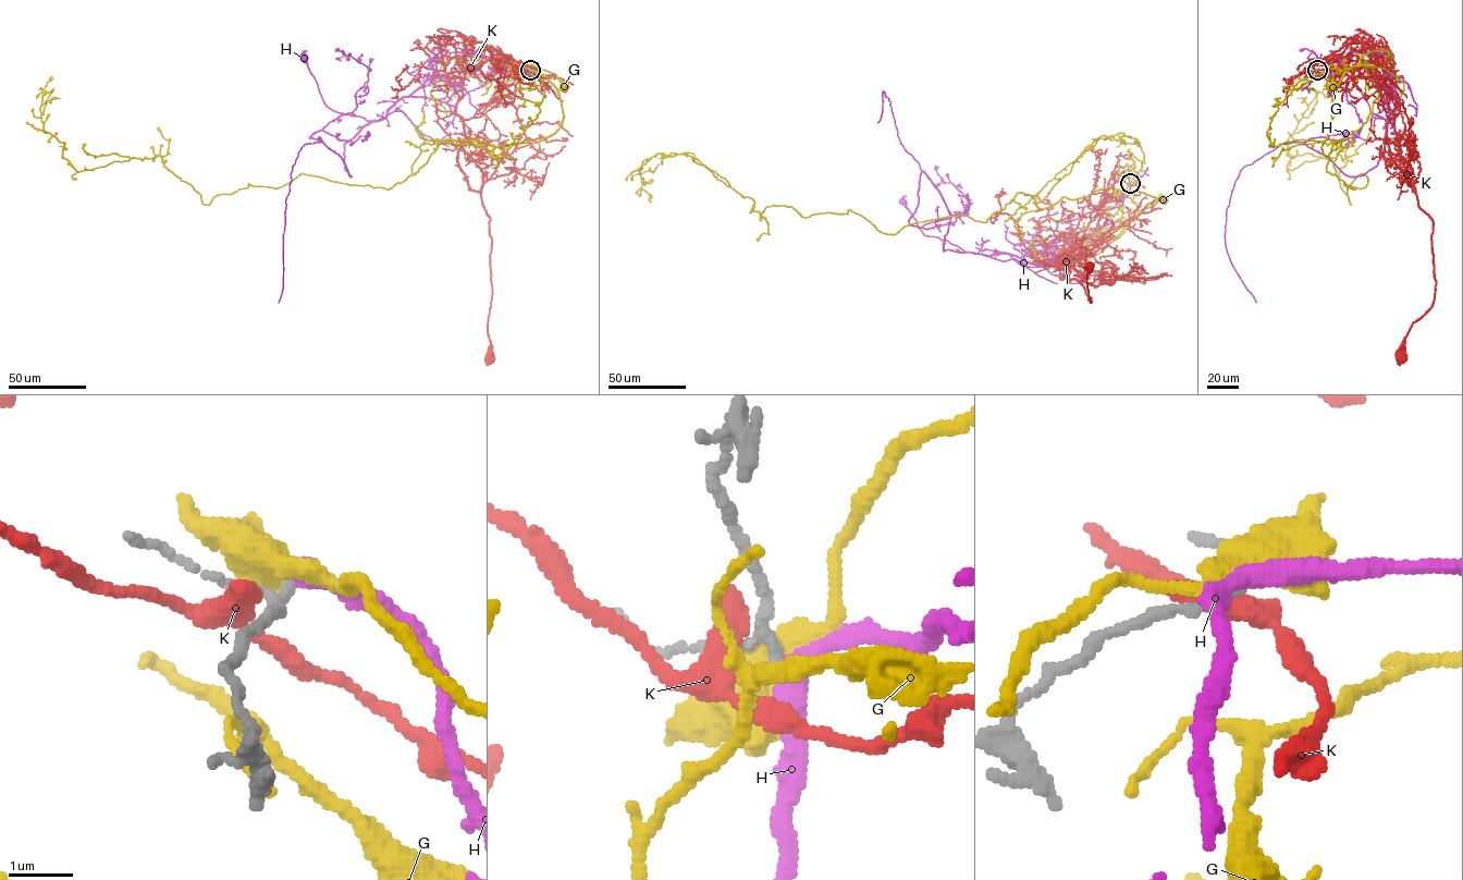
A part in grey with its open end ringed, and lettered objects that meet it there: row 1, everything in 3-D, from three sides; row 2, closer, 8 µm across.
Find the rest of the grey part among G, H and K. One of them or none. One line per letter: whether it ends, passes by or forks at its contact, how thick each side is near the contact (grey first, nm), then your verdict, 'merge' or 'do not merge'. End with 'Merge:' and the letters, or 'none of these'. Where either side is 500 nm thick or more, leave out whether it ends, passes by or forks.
G: it passes by; calibres 130 and 480 nm; do not merge
H: it passes by; calibres 130 and 300 nm; merge
K: it passes by; calibres 150 and 400 nm; do not merge
Merge: H

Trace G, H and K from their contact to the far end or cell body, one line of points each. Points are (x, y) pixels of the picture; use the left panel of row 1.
G: (530, 70), (544, 96), (513, 143), (437, 147), (538, 142), (563, 110), (538, 70), (565, 86)
H: (530, 70), (476, 52), (433, 48), (434, 73), (383, 117), (366, 120), (328, 107), (304, 58)
K: (530, 70), (499, 50), (494, 99), (464, 120), (458, 153), (490, 218), (491, 357)

